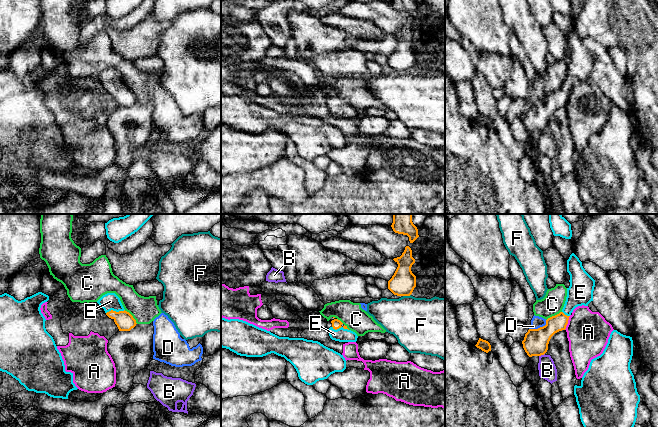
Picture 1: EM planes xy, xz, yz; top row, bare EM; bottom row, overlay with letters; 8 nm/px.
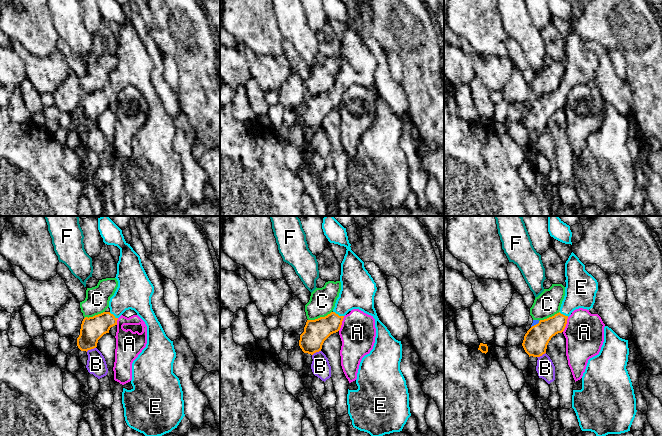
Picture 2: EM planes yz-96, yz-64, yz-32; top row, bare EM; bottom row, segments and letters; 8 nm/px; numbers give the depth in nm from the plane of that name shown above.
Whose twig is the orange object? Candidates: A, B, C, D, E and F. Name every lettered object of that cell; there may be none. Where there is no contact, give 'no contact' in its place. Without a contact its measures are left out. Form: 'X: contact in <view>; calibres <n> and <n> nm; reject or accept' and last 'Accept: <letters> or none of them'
A: contact in yz; calibres 150 and 340 nm; reject
B: contact in yz; calibres 200 and 140 nm; reject
C: contact in xy; calibres 150 and 220 nm; reject
D: contact in yz; calibres 200 and 90 nm; reject
E: contact in xy; calibres 150 and 140 nm; accept
F: contact in xz; calibres 200 and 420 nm; reject
Accept: E

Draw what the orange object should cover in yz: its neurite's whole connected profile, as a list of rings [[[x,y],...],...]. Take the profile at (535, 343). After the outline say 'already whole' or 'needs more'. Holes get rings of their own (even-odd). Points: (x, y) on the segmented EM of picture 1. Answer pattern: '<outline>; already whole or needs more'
[[[572,253],[567,260],[567,272],[570,286],[562,311],[546,320],[546,325],[538,329],[529,329],[522,341],[529,357],[544,355],[548,350],[551,337],[566,329],[569,317],[578,306],[588,306],[593,301],[595,280],[585,271],[582,262]]]; needs more

